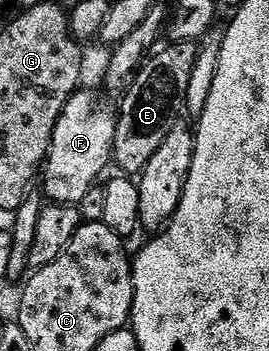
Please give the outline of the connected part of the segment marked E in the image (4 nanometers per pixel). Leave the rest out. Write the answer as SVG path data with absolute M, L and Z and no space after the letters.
M178 41L166 46L166 49L158 48L133 74L132 81L120 98L122 101L115 127L113 161L125 175L140 174L147 167L151 155L155 155L155 151L163 147L167 131L171 131L171 127L179 119L185 104L187 83L191 80L191 67L197 56L198 46L191 41Z

